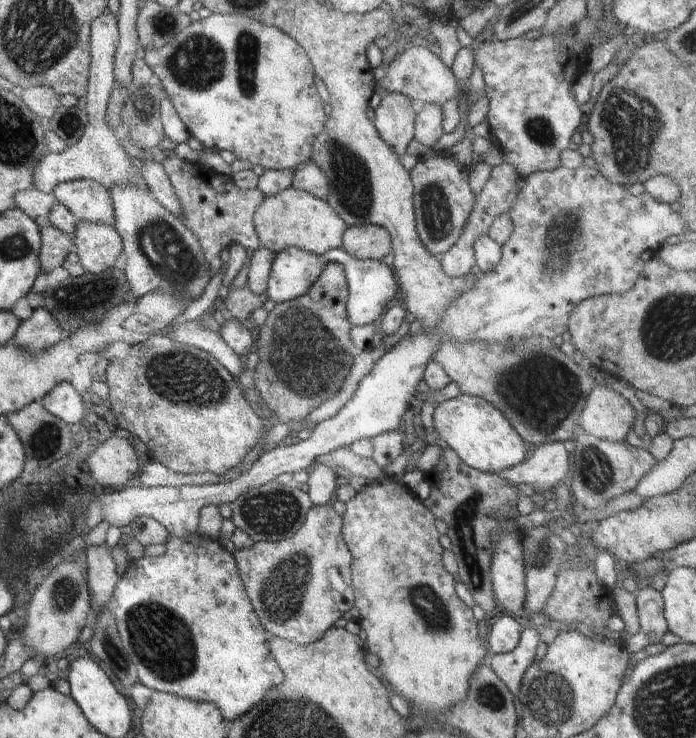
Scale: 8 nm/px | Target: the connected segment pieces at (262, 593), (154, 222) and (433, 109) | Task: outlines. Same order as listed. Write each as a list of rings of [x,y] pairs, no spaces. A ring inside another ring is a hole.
[[[312,505],[304,524],[291,537],[279,541],[260,541],[247,551],[236,549],[233,552],[247,595],[270,634],[282,636],[290,642],[294,640],[298,644],[308,644],[318,640],[338,618],[348,616],[349,610],[355,606],[351,585],[353,556],[344,542],[342,527],[342,517],[334,511],[333,506]]]
[[[148,185],[112,187],[109,193],[115,212],[113,227],[122,237],[123,251],[128,258],[124,270],[131,299],[148,293],[198,299],[211,278],[198,239],[175,214],[166,210]]]
[[[424,103],[423,109],[416,114],[415,139],[427,147],[434,144],[443,134],[443,110],[436,103]]]

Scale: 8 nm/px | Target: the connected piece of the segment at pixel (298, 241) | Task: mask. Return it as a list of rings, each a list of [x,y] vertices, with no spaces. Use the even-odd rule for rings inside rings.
[[[294,187],[263,197],[253,219],[259,248],[270,249],[275,255],[290,247],[301,248],[317,255],[323,255],[333,248],[343,248],[343,234],[347,226],[340,216],[326,200]]]

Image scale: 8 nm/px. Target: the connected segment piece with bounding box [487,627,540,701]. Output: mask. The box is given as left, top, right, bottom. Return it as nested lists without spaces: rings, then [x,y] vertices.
[[[532,627],[522,628],[516,648],[509,653],[489,654],[487,663],[496,676],[506,684],[517,701],[521,680],[526,669],[535,661],[539,642],[538,631]]]

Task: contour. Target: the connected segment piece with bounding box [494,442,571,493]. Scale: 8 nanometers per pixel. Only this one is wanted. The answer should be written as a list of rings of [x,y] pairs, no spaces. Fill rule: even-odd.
[[[555,442],[536,445],[532,452],[532,457],[525,462],[518,463],[510,468],[504,468],[504,470],[499,470],[498,472],[495,471],[494,473],[519,486],[522,483],[539,486],[544,493],[546,489],[554,489],[560,485],[569,470],[571,470],[571,456],[568,455],[562,442]]]

